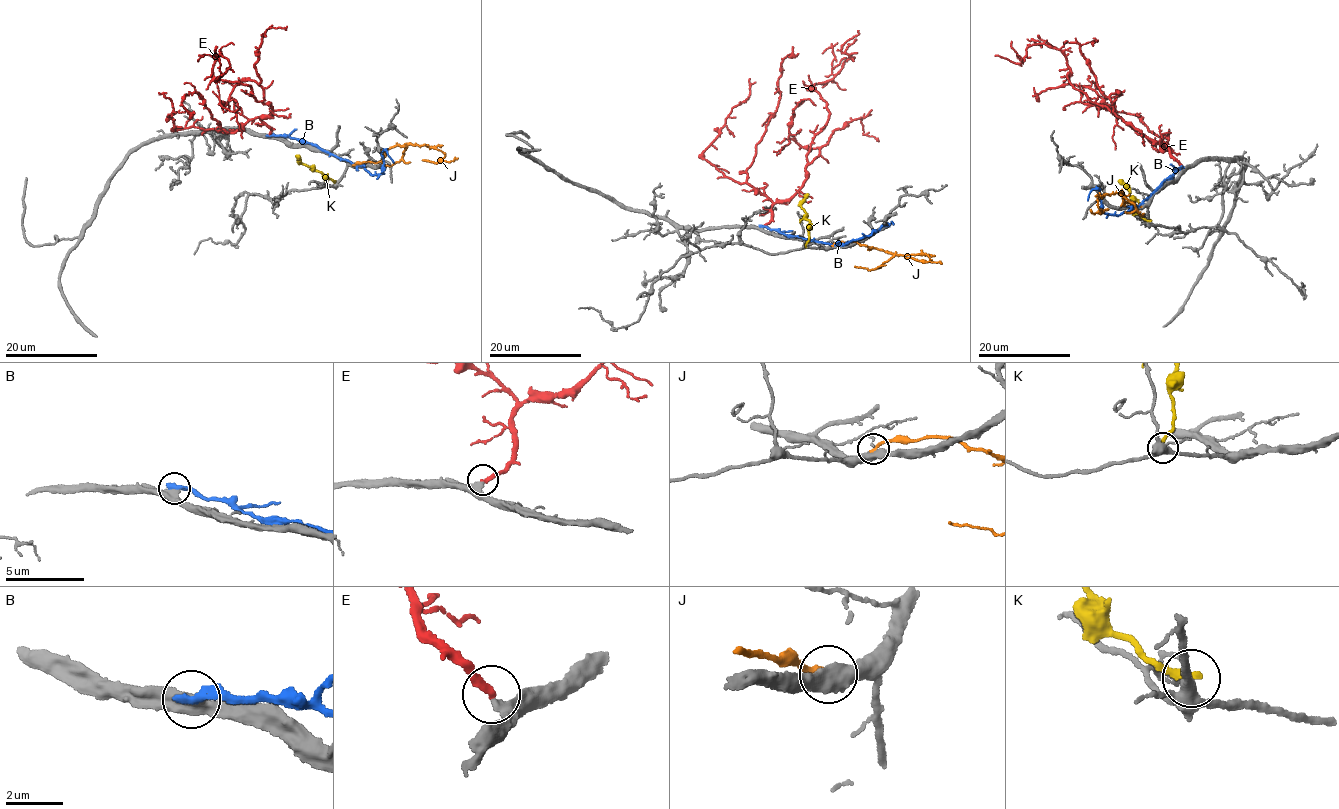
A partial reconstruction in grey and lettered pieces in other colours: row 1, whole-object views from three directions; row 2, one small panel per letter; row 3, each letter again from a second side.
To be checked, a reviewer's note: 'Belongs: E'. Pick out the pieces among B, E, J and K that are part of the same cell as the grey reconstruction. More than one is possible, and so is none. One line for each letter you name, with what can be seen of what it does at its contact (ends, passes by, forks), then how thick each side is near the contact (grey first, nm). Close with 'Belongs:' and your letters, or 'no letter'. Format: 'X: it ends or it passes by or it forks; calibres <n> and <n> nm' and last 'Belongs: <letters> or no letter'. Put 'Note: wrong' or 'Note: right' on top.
Note: right
E: it ends; calibres 320 and 280 nm
Belongs: E

